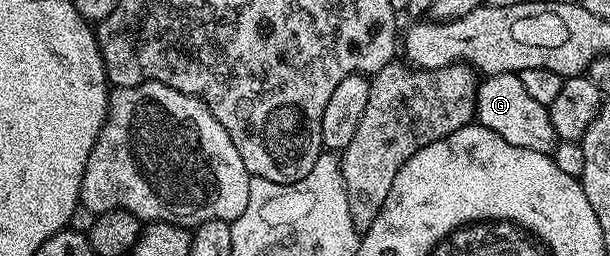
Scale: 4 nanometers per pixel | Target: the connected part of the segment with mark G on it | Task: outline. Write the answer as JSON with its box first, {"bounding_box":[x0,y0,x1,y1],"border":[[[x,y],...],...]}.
{"bounding_box":[475,74,558,157],"border":[[[519,74],[489,75],[476,88],[475,122],[486,129],[494,129],[498,137],[518,145],[521,152],[535,153],[545,157],[551,156],[557,147],[558,140],[554,125],[550,125],[548,108],[542,106],[522,86]]]}

